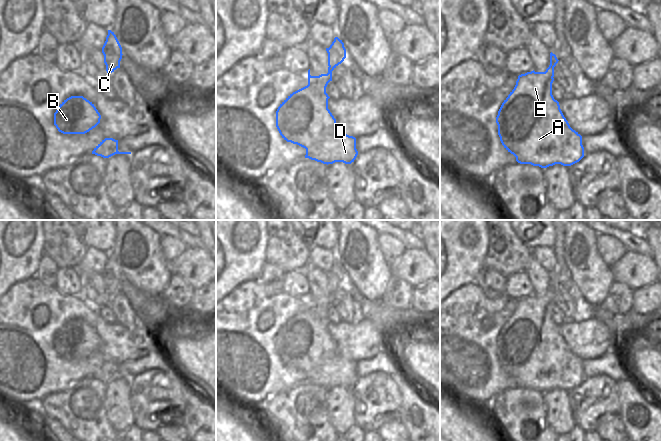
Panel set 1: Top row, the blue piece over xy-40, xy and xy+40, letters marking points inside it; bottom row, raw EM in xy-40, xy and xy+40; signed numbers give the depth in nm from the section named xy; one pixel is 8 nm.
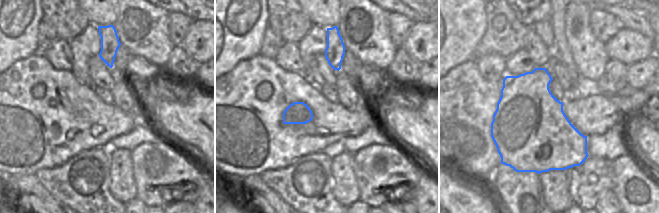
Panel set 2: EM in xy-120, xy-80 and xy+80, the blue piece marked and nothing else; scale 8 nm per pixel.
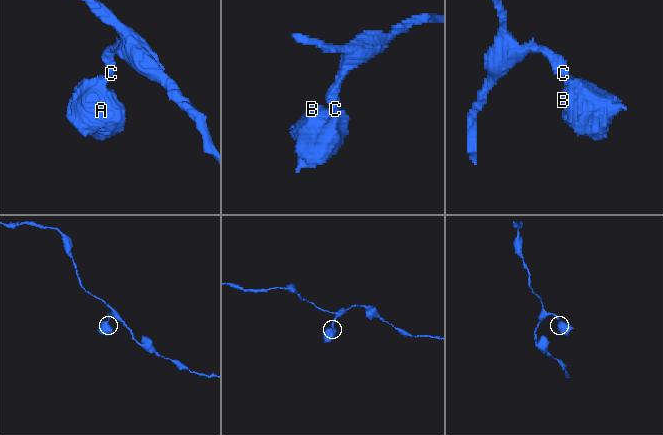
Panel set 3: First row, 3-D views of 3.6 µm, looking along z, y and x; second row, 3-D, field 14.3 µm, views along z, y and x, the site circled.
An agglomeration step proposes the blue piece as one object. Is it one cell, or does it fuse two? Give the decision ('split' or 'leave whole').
leave whole

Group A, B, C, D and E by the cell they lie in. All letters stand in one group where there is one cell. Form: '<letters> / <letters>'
A B C D E

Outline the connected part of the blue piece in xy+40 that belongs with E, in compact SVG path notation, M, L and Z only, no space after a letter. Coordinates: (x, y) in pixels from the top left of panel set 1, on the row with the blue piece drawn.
M550 53L550 65L545 72L527 72L518 76L514 89L502 103L496 123L498 135L504 148L516 157L520 164L531 164L541 168L547 168L555 164L571 166L584 157L582 136L573 130L564 117L559 102L552 95L552 83L554 81L554 67L558 63L555 54Z

